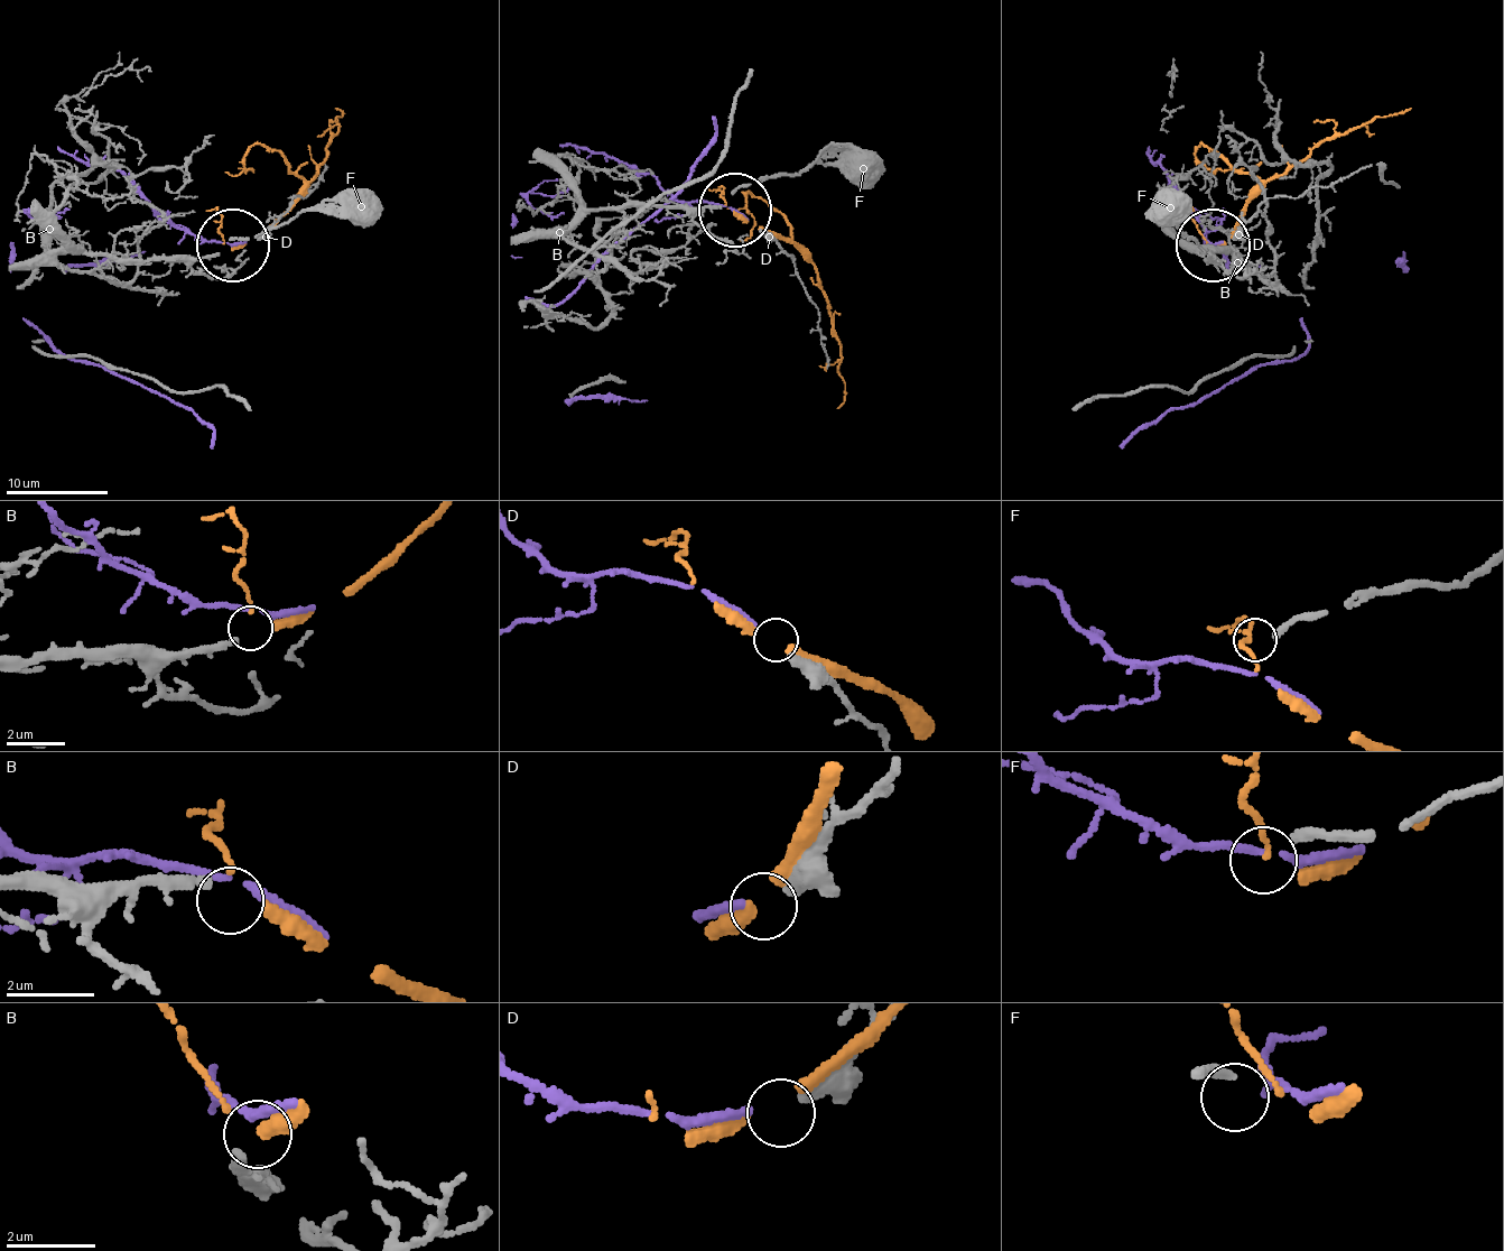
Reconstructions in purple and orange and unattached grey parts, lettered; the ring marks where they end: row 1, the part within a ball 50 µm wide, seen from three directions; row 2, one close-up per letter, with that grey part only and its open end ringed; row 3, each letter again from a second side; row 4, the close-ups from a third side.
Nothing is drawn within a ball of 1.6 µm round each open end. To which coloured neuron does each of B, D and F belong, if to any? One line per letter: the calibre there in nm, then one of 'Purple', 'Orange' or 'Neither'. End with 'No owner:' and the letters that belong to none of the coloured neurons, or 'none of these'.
B: Thickness 180 nm. Orange
D: Thickness 400 nm. Purple
F: Thickness 220 nm. Neither
No owner: F

